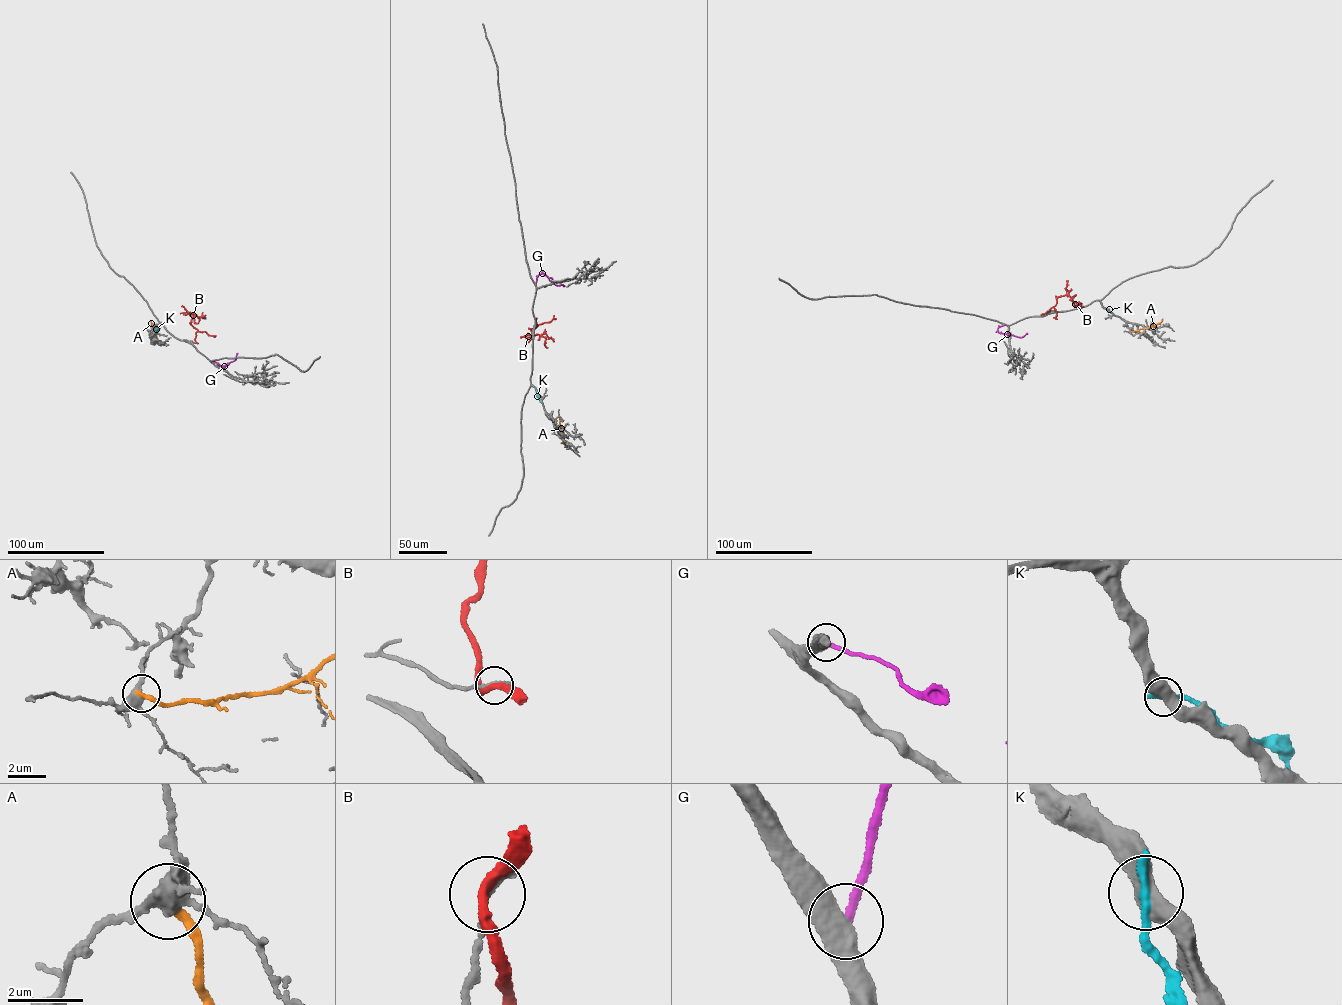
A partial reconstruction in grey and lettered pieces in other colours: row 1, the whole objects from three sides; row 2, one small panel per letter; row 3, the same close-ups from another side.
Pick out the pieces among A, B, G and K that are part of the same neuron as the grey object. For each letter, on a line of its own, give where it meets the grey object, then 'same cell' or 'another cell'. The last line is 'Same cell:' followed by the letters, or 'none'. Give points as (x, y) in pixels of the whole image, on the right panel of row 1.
A: contact (1129, 331); another cell
B: contact (1042, 313); another cell
G: contact (1005, 324); another cell
K: contact (1103, 307); another cell
Same cell: none

